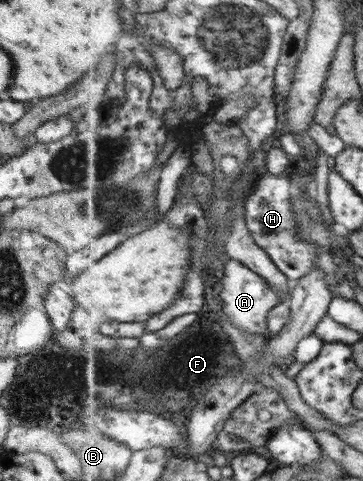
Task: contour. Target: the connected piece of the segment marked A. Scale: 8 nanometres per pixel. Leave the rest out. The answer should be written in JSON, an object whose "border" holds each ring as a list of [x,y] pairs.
{"border":[[[230,260],[225,265],[225,272],[222,281],[222,291],[220,291],[220,300],[223,307],[223,312],[227,316],[228,322],[231,325],[236,325],[249,334],[263,336],[267,327],[270,310],[277,305],[285,303],[290,298],[290,293],[287,296],[282,296],[278,290],[274,290],[270,286],[270,282],[258,275],[252,269],[246,267],[242,263],[235,260]]]}

